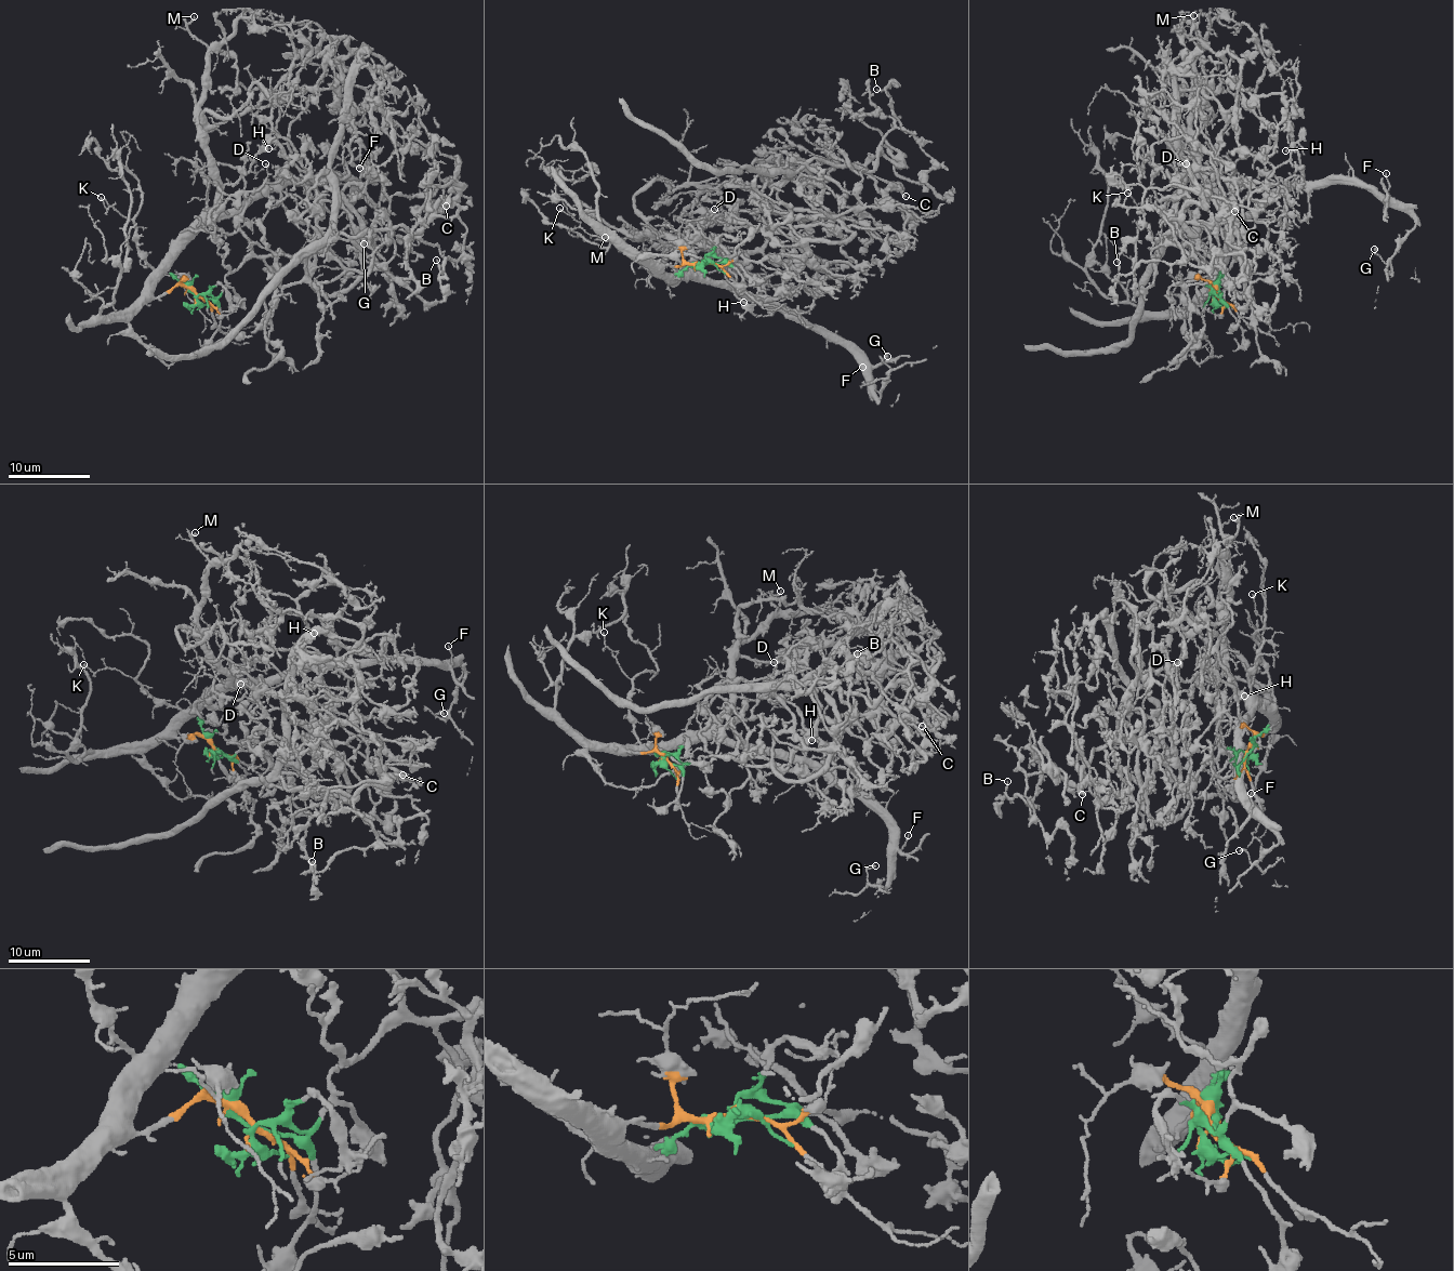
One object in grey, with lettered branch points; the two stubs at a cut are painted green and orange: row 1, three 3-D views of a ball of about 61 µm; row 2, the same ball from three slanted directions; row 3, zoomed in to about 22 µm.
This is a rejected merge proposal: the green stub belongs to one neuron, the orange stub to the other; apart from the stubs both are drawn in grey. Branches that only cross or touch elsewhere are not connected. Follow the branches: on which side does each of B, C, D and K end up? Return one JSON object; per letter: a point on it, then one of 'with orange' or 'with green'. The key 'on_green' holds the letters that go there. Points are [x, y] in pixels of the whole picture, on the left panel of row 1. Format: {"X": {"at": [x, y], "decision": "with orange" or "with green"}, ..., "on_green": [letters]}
{"B": {"at": [436, 260], "decision": "with green"}, "C": {"at": [446, 206], "decision": "with green"}, "D": {"at": [265, 163], "decision": "with orange"}, "K": {"at": [101, 197], "decision": "with orange"}, "on_green": ["B", "C"]}

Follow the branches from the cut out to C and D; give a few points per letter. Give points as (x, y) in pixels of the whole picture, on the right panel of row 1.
C: (1216, 292), (1232, 259), (1246, 263), (1231, 187), (1278, 204), (1273, 221), (1234, 211)
D: (1217, 292), (1211, 283), (1205, 295), (1230, 219), (1214, 190), (1204, 184), (1188, 193), (1190, 175), (1185, 162)

